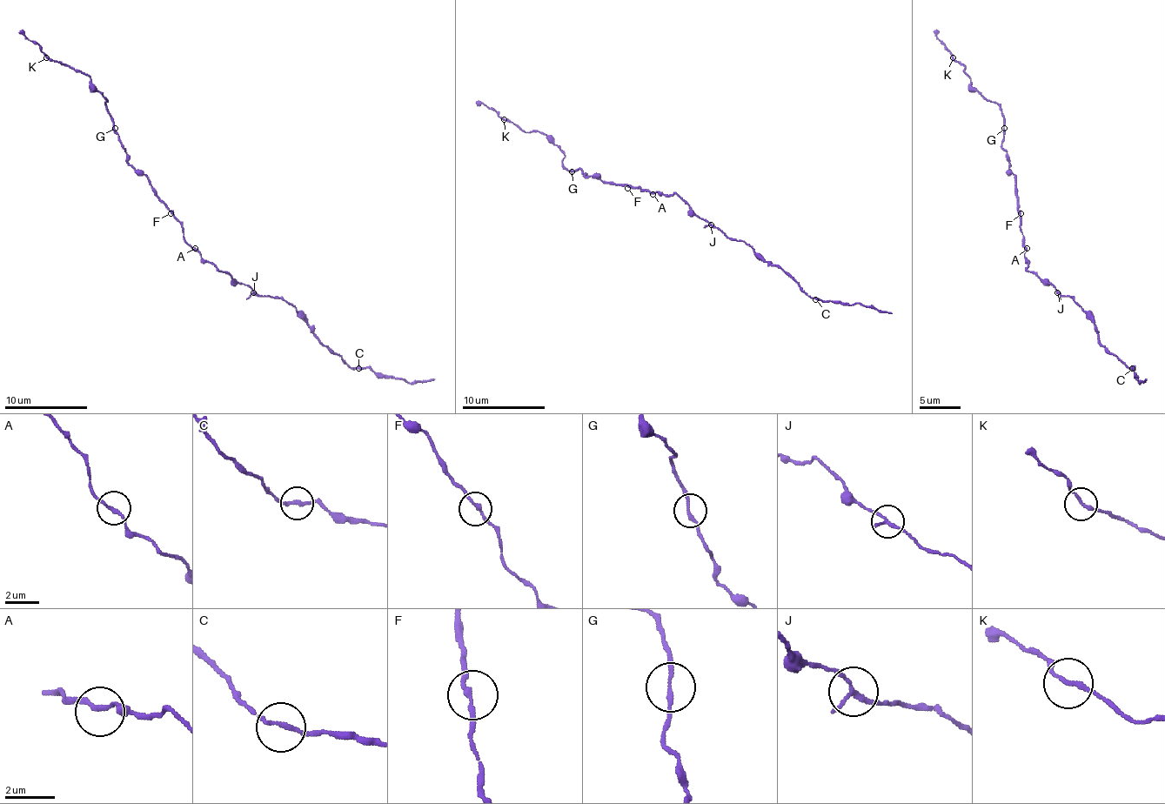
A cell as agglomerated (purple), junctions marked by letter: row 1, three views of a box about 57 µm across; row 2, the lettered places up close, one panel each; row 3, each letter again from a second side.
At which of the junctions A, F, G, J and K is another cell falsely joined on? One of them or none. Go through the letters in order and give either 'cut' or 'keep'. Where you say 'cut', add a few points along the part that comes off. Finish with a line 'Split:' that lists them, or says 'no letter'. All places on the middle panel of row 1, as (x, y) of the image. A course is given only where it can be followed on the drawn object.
A: keep
F: keep
G: keep
J: keep
K: keep
Split: no letter

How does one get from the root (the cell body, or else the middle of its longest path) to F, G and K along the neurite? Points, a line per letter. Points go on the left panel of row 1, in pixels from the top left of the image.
F: (195, 250), (183, 236), (183, 225), (170, 213)
G: (195, 250), (183, 236), (183, 224), (156, 194), (150, 180), (127, 161), (124, 149), (115, 128)
K: (195, 250), (183, 236), (183, 224), (156, 194), (150, 180), (127, 161), (106, 99), (85, 74), (46, 57)

